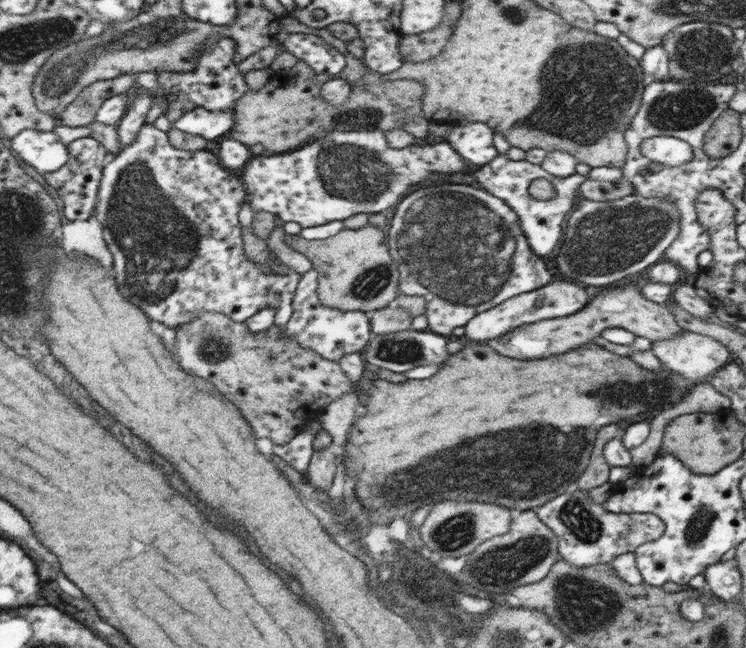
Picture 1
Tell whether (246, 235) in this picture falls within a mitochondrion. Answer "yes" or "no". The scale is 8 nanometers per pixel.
no

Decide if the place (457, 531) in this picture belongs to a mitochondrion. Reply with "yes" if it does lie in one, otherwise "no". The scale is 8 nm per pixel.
yes

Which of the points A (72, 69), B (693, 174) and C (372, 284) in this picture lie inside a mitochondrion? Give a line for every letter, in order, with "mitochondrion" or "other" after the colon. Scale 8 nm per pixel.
A: mitochondrion
B: other
C: mitochondrion

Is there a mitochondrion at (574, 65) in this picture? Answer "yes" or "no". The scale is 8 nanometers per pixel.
yes

